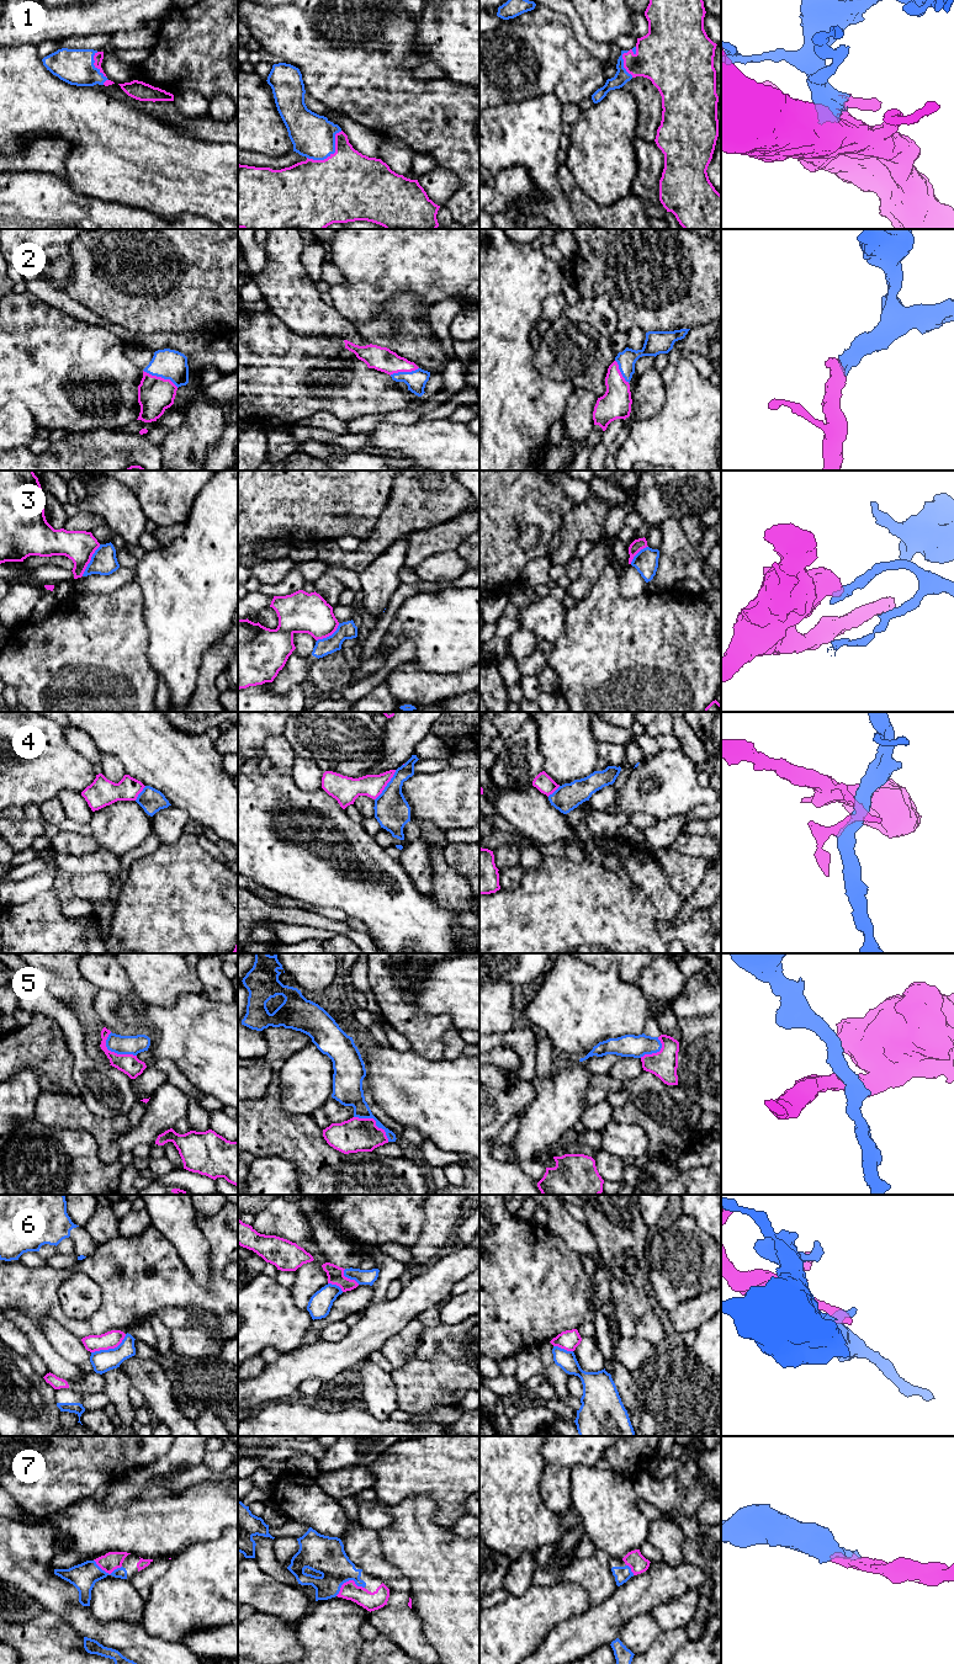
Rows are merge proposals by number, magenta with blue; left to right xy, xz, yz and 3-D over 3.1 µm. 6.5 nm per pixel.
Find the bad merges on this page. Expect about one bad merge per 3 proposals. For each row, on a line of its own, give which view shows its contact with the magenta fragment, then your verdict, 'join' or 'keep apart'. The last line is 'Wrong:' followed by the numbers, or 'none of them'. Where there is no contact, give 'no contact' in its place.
1: xz | join
2: xy | join
3: xy | keep apart
4: xz | keep apart
5: xy | keep apart
6: xy | keep apart
7: xz | join
Wrong: 3, 4, 5, 6

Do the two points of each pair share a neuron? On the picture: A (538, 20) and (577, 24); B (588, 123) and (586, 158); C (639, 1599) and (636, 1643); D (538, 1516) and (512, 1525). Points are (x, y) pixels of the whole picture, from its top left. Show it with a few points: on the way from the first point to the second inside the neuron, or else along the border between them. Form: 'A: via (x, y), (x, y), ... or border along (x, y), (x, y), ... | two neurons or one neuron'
A: border along (560, 12), (570, 21), (576, 40), (586, 48) | two neurons
B: via (588, 132), (588, 149) | one neuron
C: border along (650, 1612), (634, 1616), (621, 1628), (618, 1637) | two neurons
D: via (531, 1521), (518, 1521) | one neuron

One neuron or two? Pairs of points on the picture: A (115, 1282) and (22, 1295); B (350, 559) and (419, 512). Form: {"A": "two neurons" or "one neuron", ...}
{"A": "one neuron", "B": "one neuron"}

